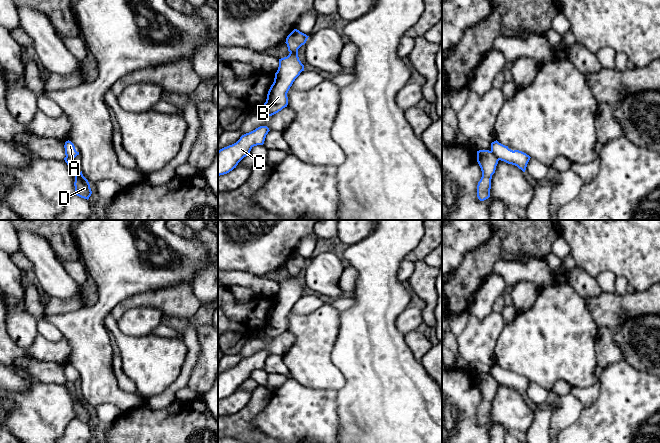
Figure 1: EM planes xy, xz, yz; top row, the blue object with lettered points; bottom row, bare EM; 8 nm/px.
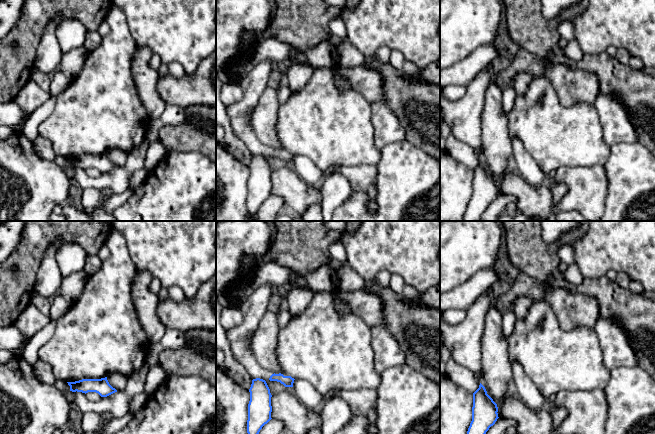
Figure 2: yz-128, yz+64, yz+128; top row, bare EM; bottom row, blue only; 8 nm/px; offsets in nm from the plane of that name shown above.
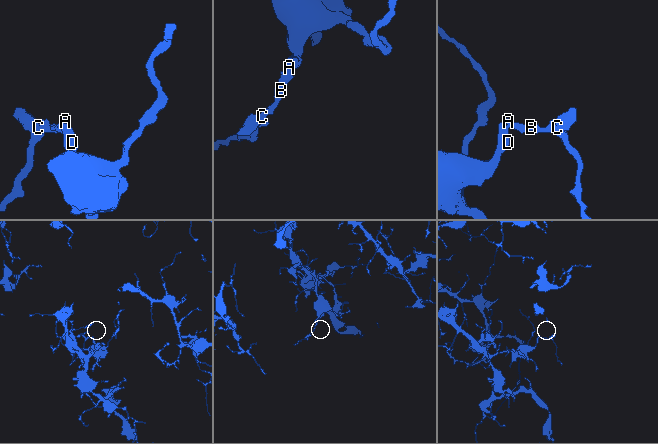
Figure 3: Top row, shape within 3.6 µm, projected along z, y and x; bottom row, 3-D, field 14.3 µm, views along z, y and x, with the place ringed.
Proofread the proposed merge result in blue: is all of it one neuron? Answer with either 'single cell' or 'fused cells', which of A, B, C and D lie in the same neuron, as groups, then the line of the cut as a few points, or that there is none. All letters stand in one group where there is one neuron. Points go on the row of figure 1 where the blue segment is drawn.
fused cells; A B C / D; cut in yz along (490, 151), (498, 160)

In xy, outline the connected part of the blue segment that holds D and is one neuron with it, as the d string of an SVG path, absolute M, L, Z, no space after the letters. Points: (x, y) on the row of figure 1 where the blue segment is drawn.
M65 157L64 160L69 166L70 170L75 174L75 194L81 198L88 200L92 194L88 180L83 176L82 171L80 172L76 168L74 158Z

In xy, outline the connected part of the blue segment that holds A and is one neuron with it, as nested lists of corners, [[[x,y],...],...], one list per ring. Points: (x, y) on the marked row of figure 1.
[[[69,140],[65,142],[64,148],[66,157],[75,158],[79,155],[79,152],[76,151],[74,144]]]

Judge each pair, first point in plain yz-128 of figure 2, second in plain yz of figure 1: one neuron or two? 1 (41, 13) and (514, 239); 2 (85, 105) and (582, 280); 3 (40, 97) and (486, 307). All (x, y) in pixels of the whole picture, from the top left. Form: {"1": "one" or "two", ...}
{"1": "one", "2": "two", "3": "two"}

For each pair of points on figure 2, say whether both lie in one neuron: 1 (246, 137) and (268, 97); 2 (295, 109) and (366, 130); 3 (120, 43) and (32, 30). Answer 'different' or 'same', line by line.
1: different
2: same
3: different

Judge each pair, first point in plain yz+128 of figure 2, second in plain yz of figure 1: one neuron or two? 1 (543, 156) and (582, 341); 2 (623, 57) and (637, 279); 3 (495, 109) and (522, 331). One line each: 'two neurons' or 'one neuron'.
1: one neuron
2: two neurons
3: two neurons

